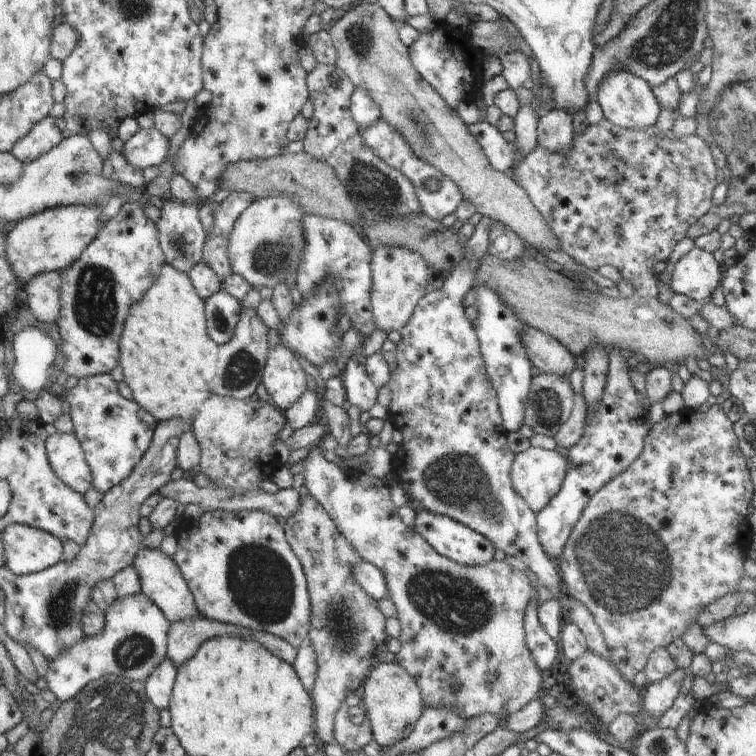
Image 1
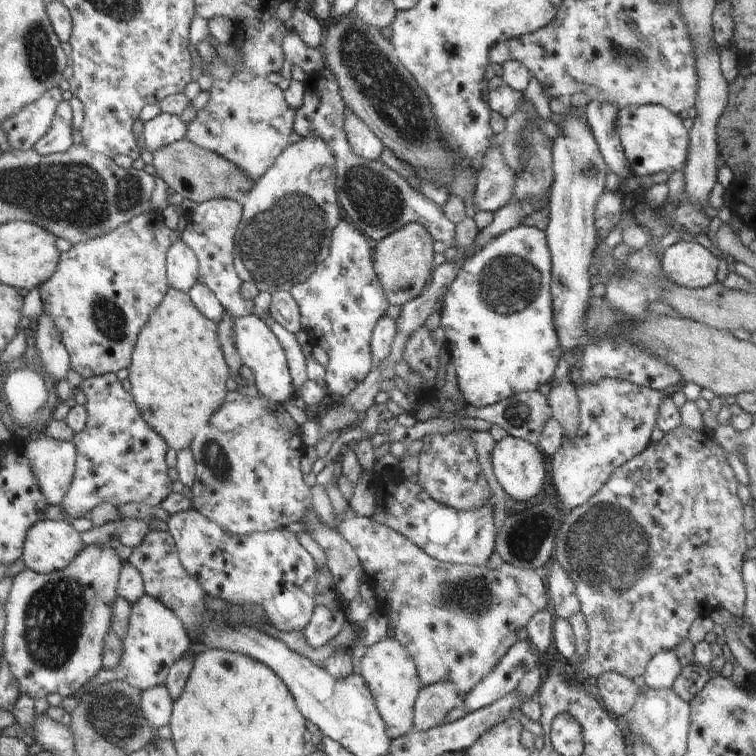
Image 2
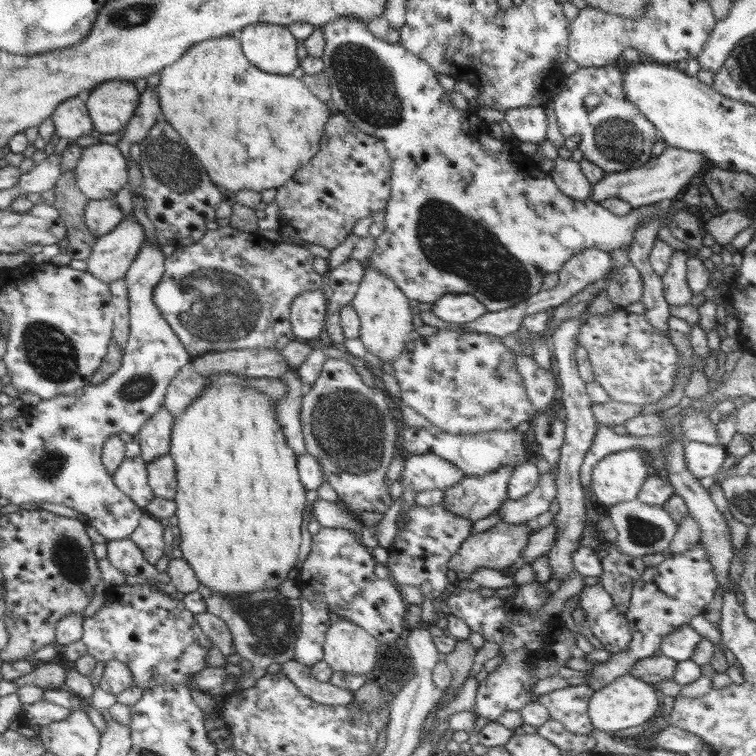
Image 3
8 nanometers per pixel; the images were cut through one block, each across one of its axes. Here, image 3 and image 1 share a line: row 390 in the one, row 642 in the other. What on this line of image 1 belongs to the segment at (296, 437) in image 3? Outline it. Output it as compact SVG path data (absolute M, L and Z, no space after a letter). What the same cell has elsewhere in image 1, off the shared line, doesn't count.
M256 509L206 511L197 519L183 517L176 527L175 539L174 564L192 592L202 618L268 632L294 648L310 644L311 604L305 574L276 517Z

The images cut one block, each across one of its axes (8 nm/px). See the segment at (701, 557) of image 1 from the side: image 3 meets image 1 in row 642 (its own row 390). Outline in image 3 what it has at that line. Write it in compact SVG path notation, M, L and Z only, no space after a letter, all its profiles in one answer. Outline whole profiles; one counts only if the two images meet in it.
M620 308L602 315L584 316L583 319L577 345L586 349L594 381L604 388L612 400L644 407L665 397L674 388L675 377L683 362L680 353L672 345L669 333L656 331L642 314L632 314Z

